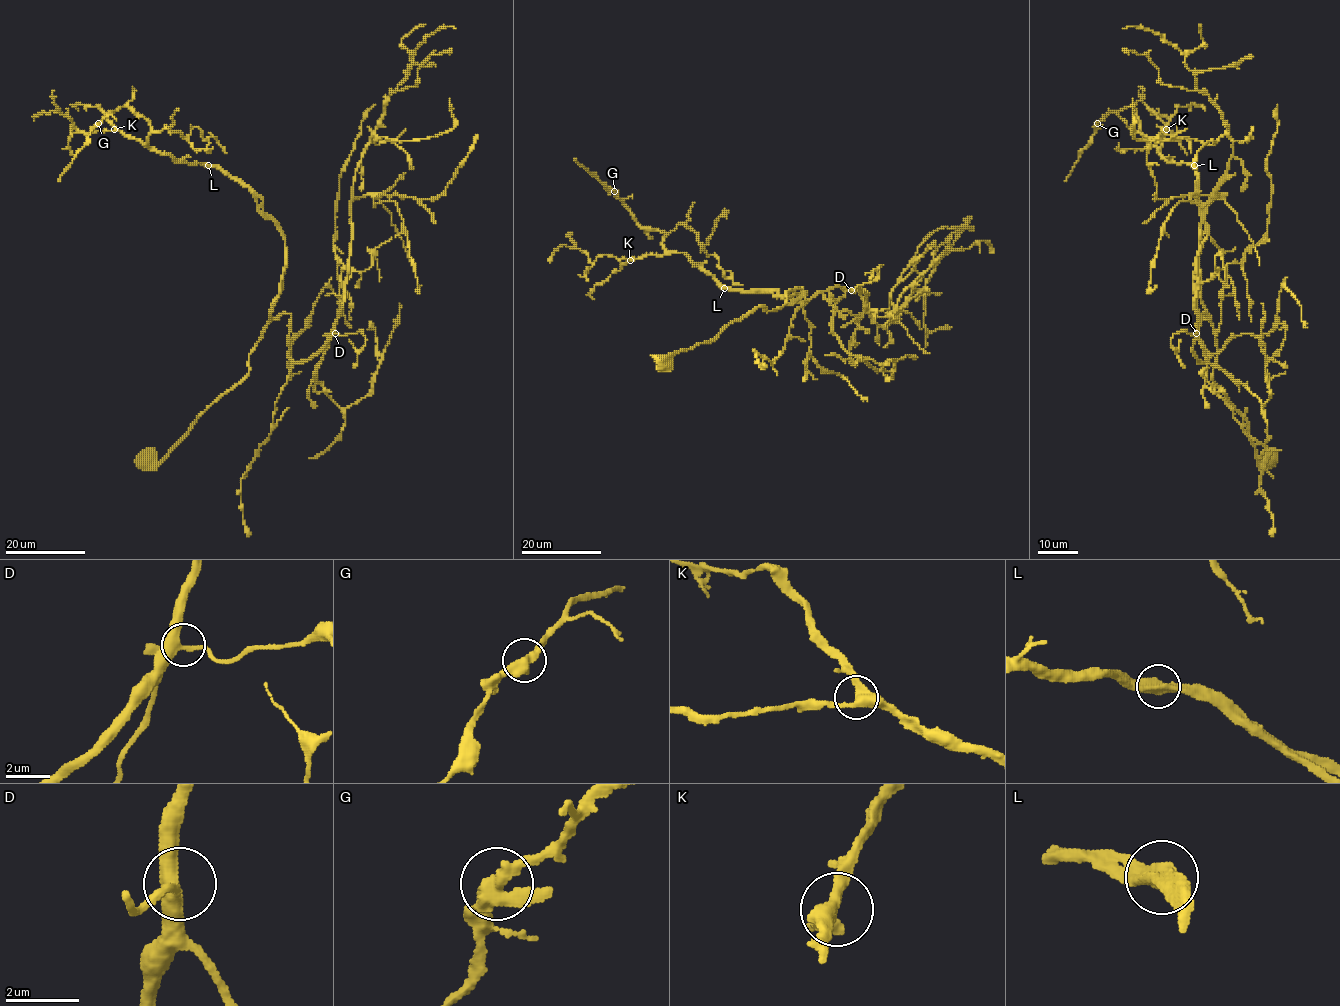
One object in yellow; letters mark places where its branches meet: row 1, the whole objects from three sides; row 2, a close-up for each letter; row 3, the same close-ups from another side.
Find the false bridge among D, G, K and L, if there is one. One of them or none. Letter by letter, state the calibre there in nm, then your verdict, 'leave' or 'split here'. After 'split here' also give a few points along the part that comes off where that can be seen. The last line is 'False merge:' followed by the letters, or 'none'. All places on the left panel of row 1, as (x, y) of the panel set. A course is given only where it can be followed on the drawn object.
D: 380 nm | leave
G: 400 nm | leave
K: 360 nm | leave
L: 600 nm | leave
False merge: none

